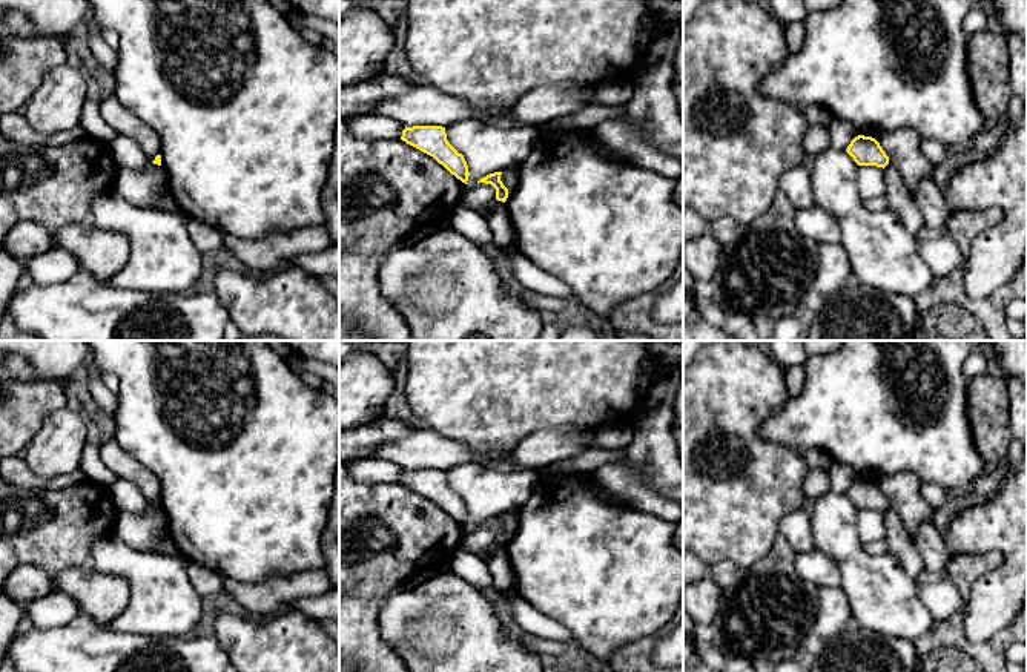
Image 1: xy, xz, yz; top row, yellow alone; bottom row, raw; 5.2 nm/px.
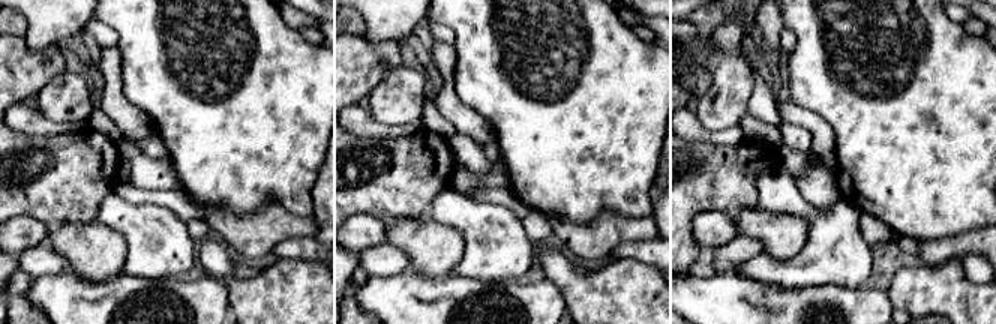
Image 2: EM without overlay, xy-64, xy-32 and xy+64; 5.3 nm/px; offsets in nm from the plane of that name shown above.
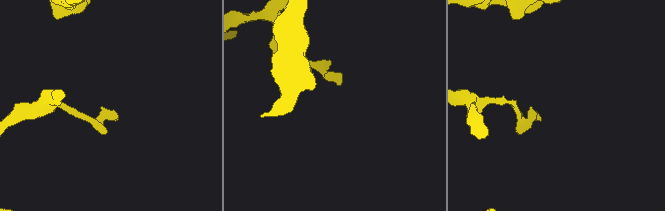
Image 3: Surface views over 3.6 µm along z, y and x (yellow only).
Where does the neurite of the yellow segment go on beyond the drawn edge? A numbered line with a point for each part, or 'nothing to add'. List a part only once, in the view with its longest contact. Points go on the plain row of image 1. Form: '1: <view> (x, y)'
nothing to add

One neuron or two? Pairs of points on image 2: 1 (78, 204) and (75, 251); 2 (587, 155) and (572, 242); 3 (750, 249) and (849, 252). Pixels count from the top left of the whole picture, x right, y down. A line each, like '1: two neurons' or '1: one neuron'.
1: two neurons
2: two neurons
3: two neurons

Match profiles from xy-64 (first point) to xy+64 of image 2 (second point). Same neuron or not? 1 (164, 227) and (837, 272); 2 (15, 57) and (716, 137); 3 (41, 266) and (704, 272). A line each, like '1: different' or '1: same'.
1: same
2: different
3: different

